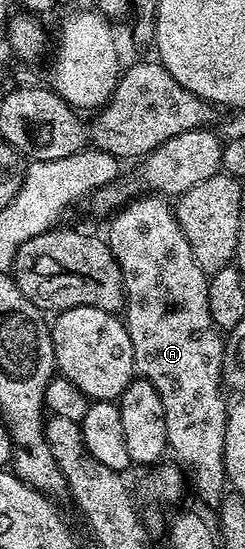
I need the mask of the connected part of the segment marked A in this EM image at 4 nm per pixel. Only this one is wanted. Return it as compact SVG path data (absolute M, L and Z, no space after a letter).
M146 192L143 198L137 196L131 197L121 209L117 211L109 219L110 227L104 231L106 242L110 246L112 256L116 260L116 264L120 264L120 272L122 273L122 283L124 284L124 292L126 293L126 305L124 307L124 321L126 331L132 340L132 356L134 357L134 368L139 378L147 378L152 384L152 388L156 388L156 392L160 392L160 400L164 404L164 424L168 428L168 436L166 437L166 445L169 453L174 456L177 465L194 481L194 490L206 502L217 504L221 502L224 491L227 489L226 465L224 464L224 432L226 431L226 412L228 402L222 399L222 390L224 391L224 381L222 378L222 357L226 351L224 345L223 331L219 330L218 325L212 320L212 314L208 312L208 276L200 268L200 264L196 264L196 256L192 256L192 248L188 244L188 238L184 236L184 232L180 228L177 218L174 216L174 206L171 199L159 193Z

